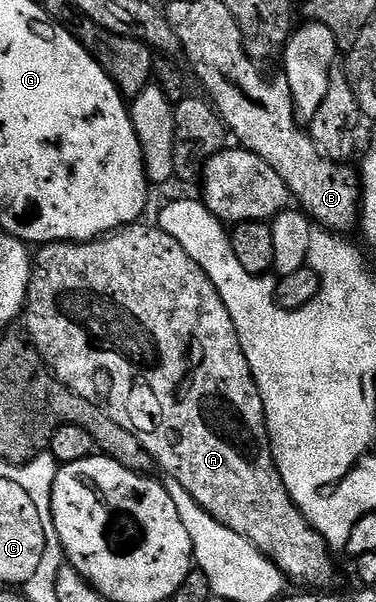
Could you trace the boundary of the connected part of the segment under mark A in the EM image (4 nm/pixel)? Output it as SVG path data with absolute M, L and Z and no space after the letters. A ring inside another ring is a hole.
M136 222L126 224L124 228L100 236L97 240L86 242L68 242L66 244L44 244L34 253L31 265L31 281L27 291L27 302L21 313L27 319L26 335L48 368L55 373L55 379L69 390L81 394L93 406L102 408L121 426L129 430L145 450L155 459L160 469L167 471L170 479L181 482L189 494L211 515L221 526L241 534L261 554L265 554L282 570L288 581L296 580L299 584L327 584L335 576L335 564L331 561L332 553L327 543L317 534L317 530L303 517L299 507L293 502L289 490L285 490L285 482L277 470L275 460L271 456L271 440L267 437L267 419L265 406L261 402L261 394L255 385L253 374L249 370L249 362L241 350L237 330L233 320L225 308L221 294L214 288L213 282L206 276L205 270L189 258L177 239L170 237L165 230L154 223Z

